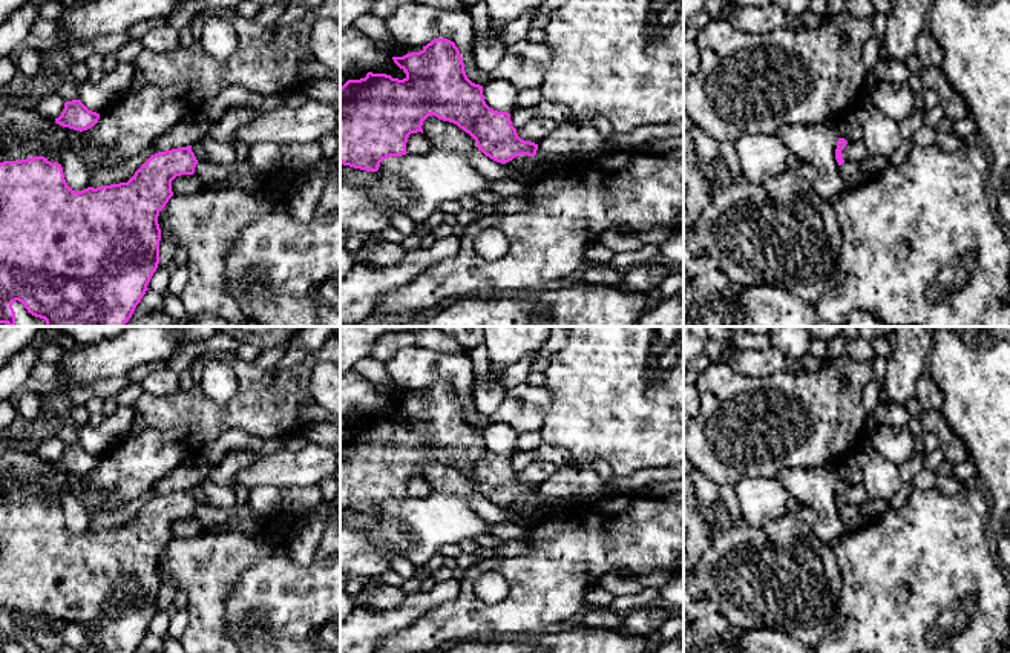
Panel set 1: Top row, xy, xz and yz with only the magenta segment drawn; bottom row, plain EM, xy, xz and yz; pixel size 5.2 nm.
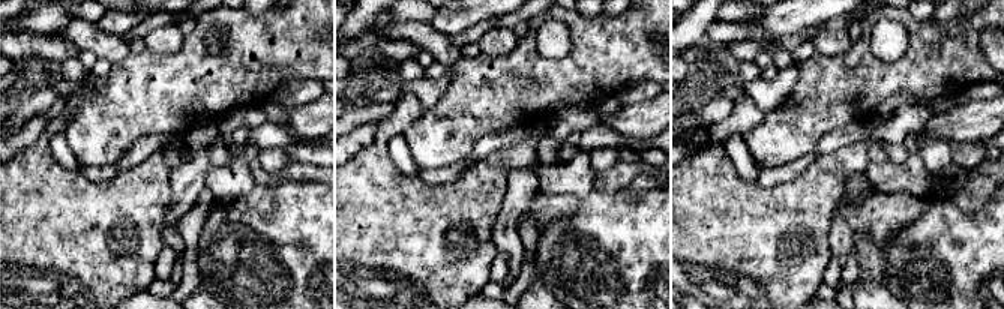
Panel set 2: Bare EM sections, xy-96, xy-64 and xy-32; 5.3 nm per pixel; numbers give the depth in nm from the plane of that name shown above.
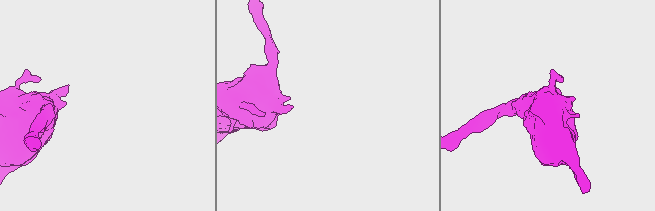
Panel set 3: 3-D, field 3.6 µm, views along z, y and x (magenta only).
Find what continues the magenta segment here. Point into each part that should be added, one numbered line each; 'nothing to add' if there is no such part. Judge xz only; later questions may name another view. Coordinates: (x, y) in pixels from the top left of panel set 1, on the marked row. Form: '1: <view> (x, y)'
nothing to add

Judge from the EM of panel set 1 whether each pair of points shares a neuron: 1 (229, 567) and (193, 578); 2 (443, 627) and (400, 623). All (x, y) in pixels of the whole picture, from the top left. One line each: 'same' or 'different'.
1: same
2: different

